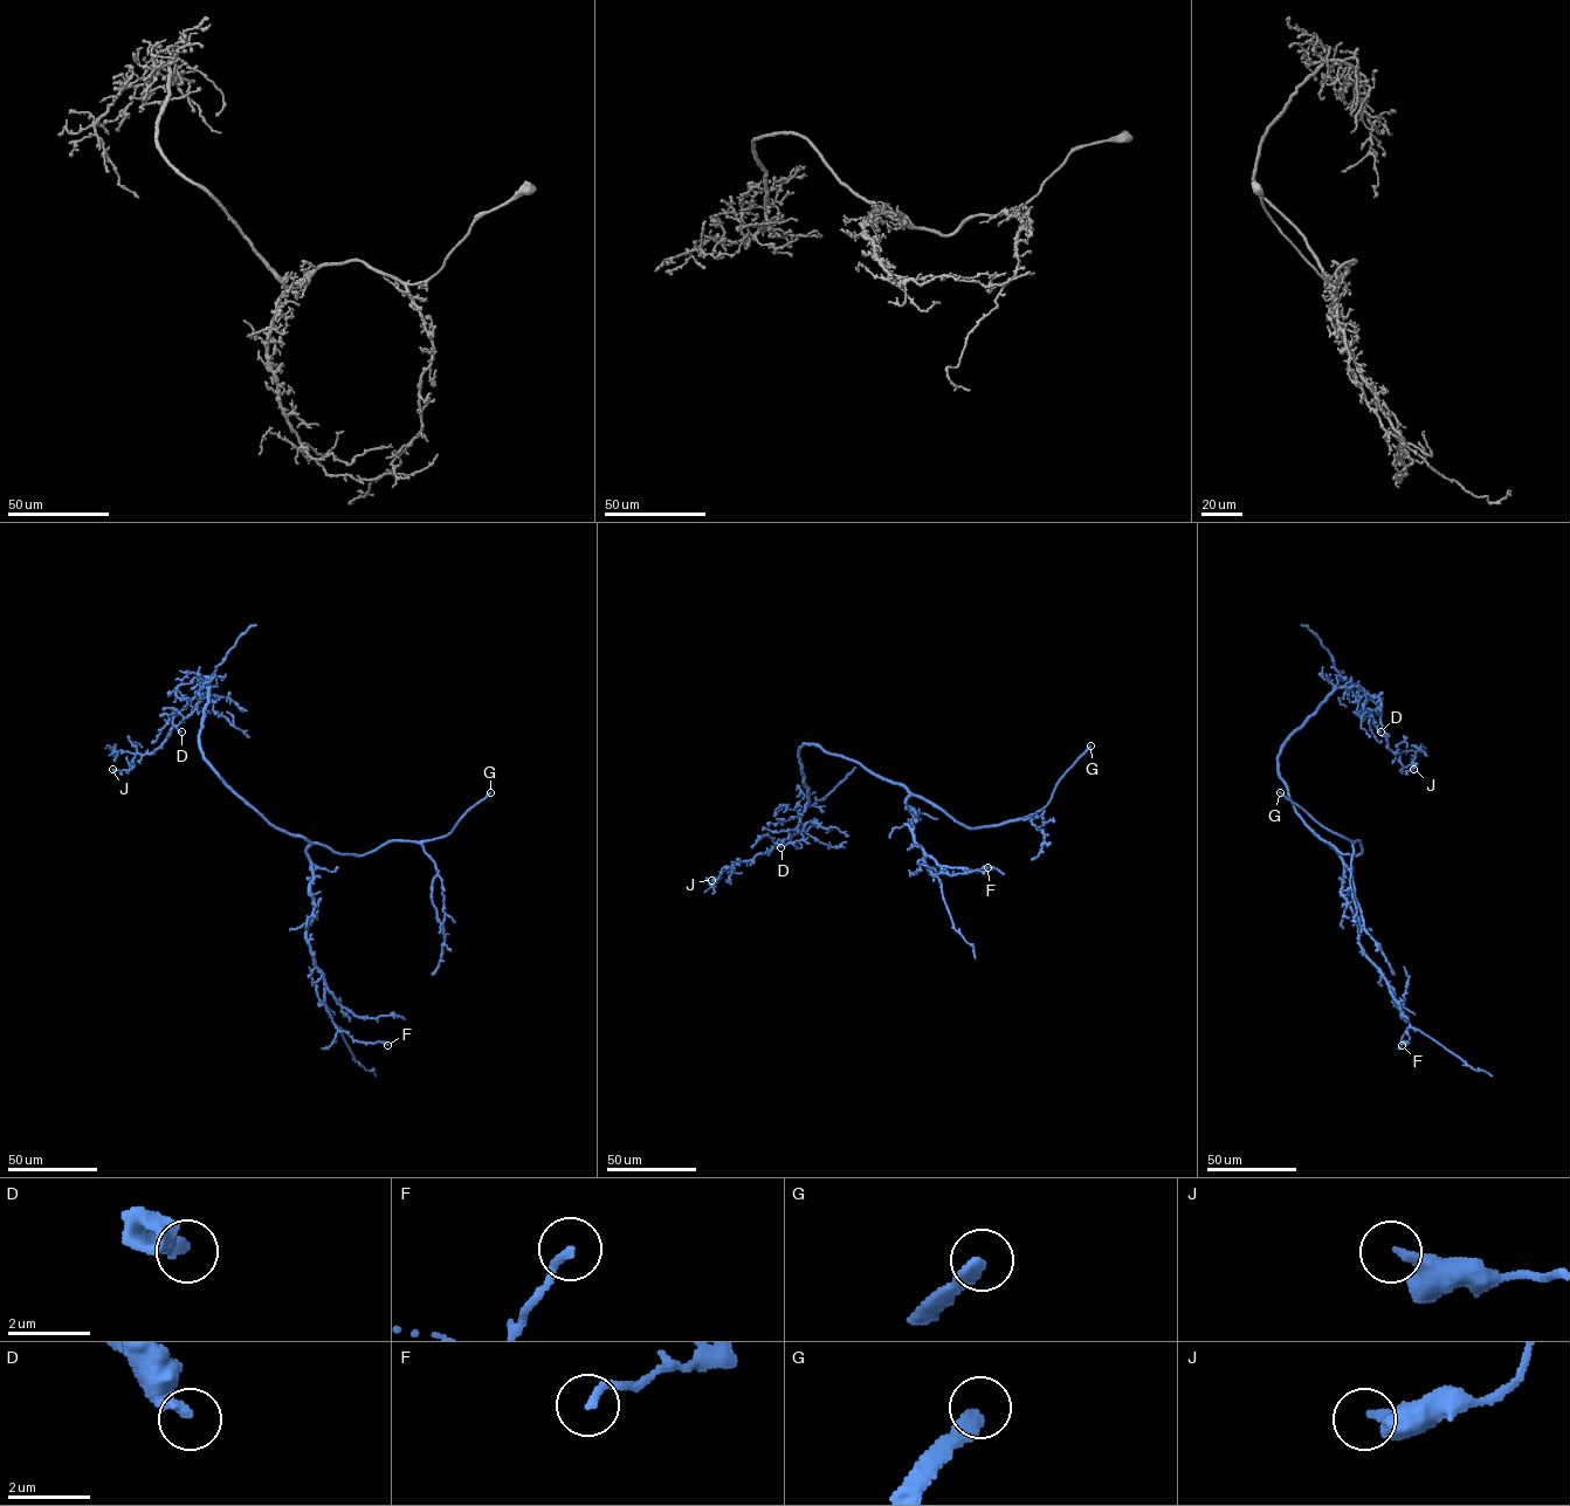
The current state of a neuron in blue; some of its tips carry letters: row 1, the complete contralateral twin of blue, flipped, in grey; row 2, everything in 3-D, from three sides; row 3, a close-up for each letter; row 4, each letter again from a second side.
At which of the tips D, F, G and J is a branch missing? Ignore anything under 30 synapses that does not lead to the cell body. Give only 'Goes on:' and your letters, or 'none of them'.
Goes on: G

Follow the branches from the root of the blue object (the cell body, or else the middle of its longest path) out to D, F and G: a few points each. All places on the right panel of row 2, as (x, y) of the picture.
D: (1308, 826), (1280, 777), (1283, 742), (1338, 688), (1364, 692), (1363, 714), (1372, 715), (1381, 731)
F: (1308, 826), (1342, 860), (1342, 894), (1358, 943), (1409, 1023), (1410, 1039), (1402, 1045)
G: (1308, 826), (1341, 853), (1357, 855), (1362, 851), (1360, 840), (1351, 841), (1328, 830), (1280, 792)

